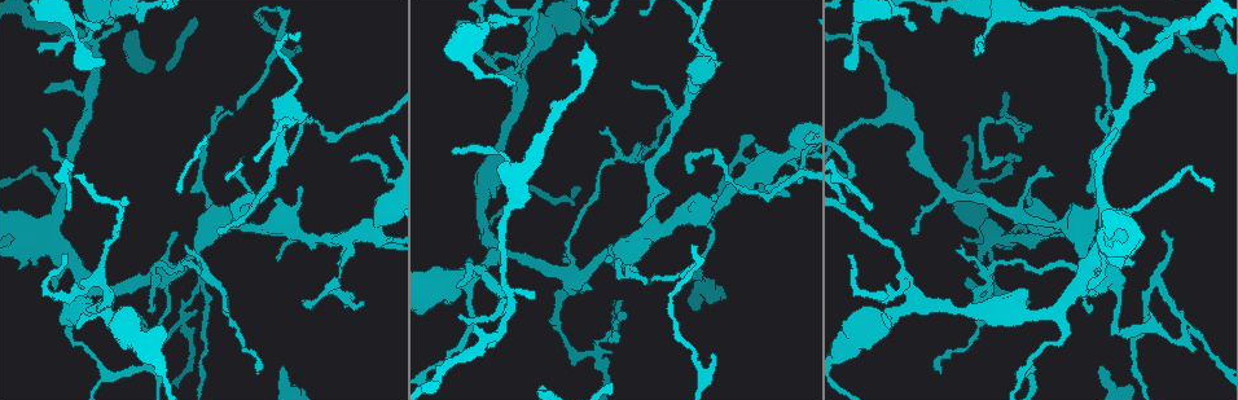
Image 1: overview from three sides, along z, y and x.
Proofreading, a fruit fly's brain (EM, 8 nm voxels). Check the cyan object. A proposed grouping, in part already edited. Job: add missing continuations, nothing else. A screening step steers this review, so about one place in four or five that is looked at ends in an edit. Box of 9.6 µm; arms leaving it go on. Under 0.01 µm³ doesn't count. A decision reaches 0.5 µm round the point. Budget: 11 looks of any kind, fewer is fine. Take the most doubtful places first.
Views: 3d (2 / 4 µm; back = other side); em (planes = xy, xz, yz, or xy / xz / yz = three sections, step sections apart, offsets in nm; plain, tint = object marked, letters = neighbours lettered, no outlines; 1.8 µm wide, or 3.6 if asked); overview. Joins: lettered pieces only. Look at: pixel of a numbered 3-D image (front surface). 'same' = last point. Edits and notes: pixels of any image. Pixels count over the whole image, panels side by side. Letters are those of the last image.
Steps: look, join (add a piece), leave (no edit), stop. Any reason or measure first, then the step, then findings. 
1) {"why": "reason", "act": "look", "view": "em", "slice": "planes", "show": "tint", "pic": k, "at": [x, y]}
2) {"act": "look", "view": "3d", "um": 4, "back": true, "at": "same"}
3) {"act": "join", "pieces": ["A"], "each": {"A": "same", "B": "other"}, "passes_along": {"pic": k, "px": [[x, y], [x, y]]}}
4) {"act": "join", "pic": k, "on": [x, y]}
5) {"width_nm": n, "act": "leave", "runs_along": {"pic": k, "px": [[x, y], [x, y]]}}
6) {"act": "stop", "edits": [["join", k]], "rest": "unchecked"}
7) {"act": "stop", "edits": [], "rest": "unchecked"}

{"why": "free end", "act": "look", "view": "3d", "um": 4, "back": true, "pic": 1, "at": [459, 317]}

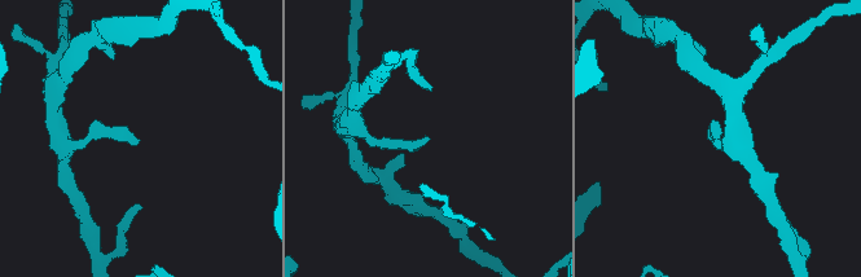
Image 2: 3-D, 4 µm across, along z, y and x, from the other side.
{"act": "look", "view": "em", "slice": "xz", "step": 8, "show": "letters", "pic": 2, "at": [138, 143]}

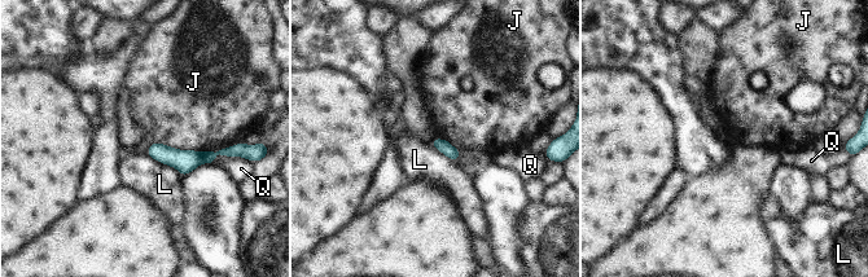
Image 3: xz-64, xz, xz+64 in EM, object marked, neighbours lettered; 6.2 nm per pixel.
{"act": "look", "view": "em", "slice": "planes", "show": "letters", "at": "same"}

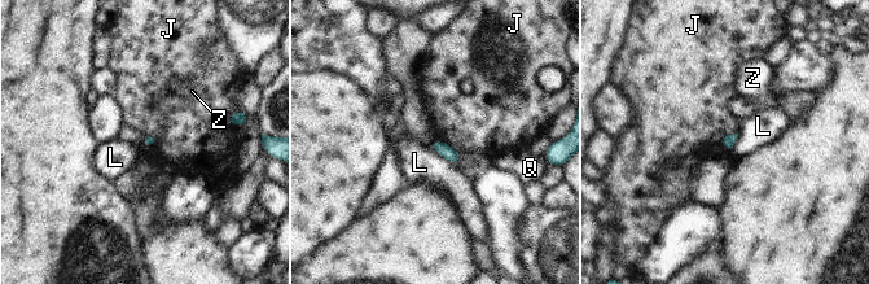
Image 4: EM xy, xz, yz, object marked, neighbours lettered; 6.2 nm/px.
{"act": "leave", "each": {"J": "other", "L": "other", "Q": "other", "Z": "other"}, "border": {"pic": 4, "px": [[430, 145], [455, 166]]}, "found": "none of them fits"}

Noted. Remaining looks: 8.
{"why": "sudden change in width", "act": "look", "view": "em", "slice": "xy", "step": 8, "show": "tint", "pic": 1, "at": [1079, 250]}

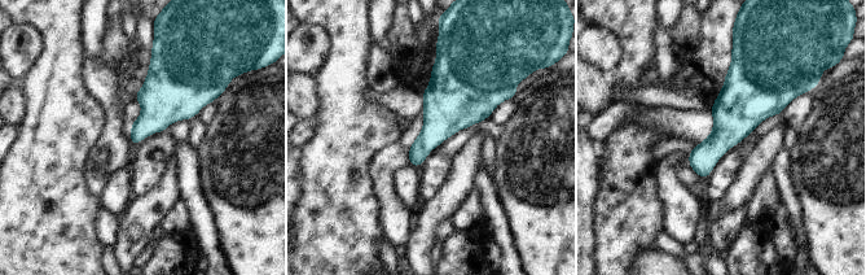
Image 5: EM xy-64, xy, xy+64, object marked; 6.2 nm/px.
{"why": "what lies round it", "act": "look", "view": "em", "slice": "xy", "step": 8, "show": "letters", "at": "same"}

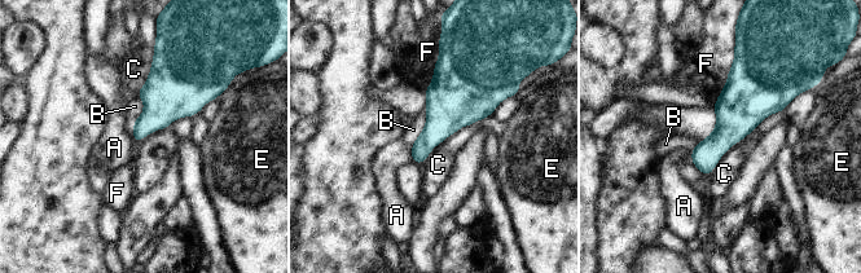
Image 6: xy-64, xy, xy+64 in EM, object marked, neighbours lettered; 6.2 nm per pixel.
{"act": "leave", "each": {"A": "other", "B": "other", "C": "other", "E": "other", "F": "other"}, "border": {"pic": 6, "px": [[477, 120], [448, 135], [421, 164]]}, "found": "no lettered piece goes on from it"}

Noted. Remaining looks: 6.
{"why": "free end", "act": "look", "view": "em", "slice": "planes", "show": "letters", "pic": 1, "at": [520, 19]}

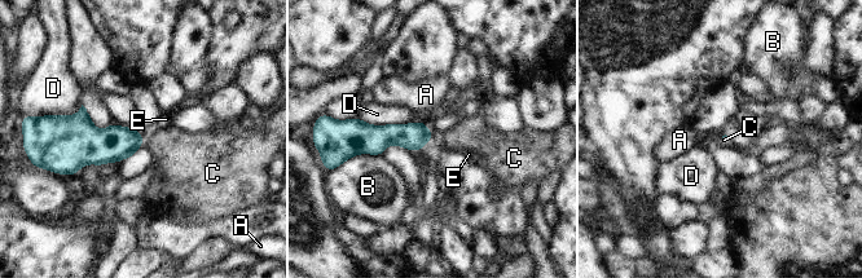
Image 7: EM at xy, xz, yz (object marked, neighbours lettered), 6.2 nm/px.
{"act": "leave", "each": {"A": "other", "B": "other", "C": "other", "D": "other", "E": "other"}, "border": {"pic": 7, "px": [[144, 136], [141, 145]]}, "found": "no lettered piece goes on from it"}

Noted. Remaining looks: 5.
{"why": "a fork", "act": "look", "view": "em", "slice": "yz", "step": 8, "show": "tint", "pic": 1, "at": [264, 191]}

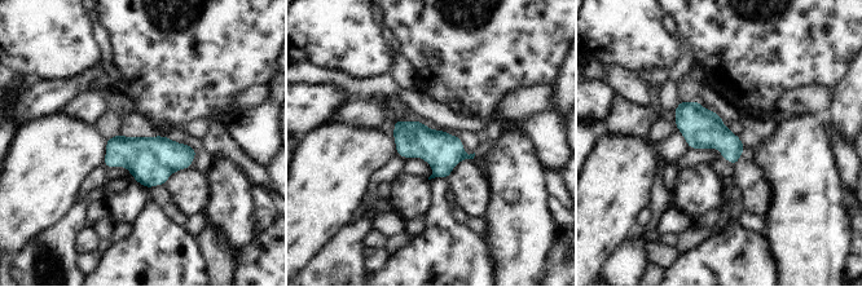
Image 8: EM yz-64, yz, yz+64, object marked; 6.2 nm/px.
{"why": "another direction", "act": "look", "view": "em", "slice": "planes", "show": "letters", "at": "same"}

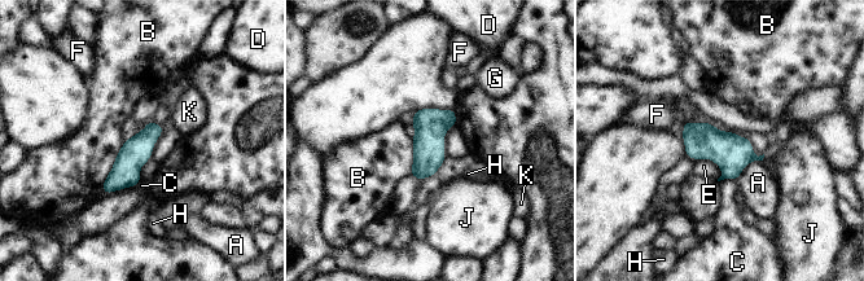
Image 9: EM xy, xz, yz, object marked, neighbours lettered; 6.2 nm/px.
{"width_nm": 180, "act": "leave", "each": {"A": "other", "B": "other", "C": "other", "D": "other", "E": "other", "F": "other", "G": "other", "H": "other", "J": "other", "K": "other"}, "border": {"pic": 9, "px": [[697, 159], [711, 159], [722, 175]]}, "found": "none of them fits"}

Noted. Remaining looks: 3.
{"act": "stop", "edits": [], "rest": "unchecked"}

